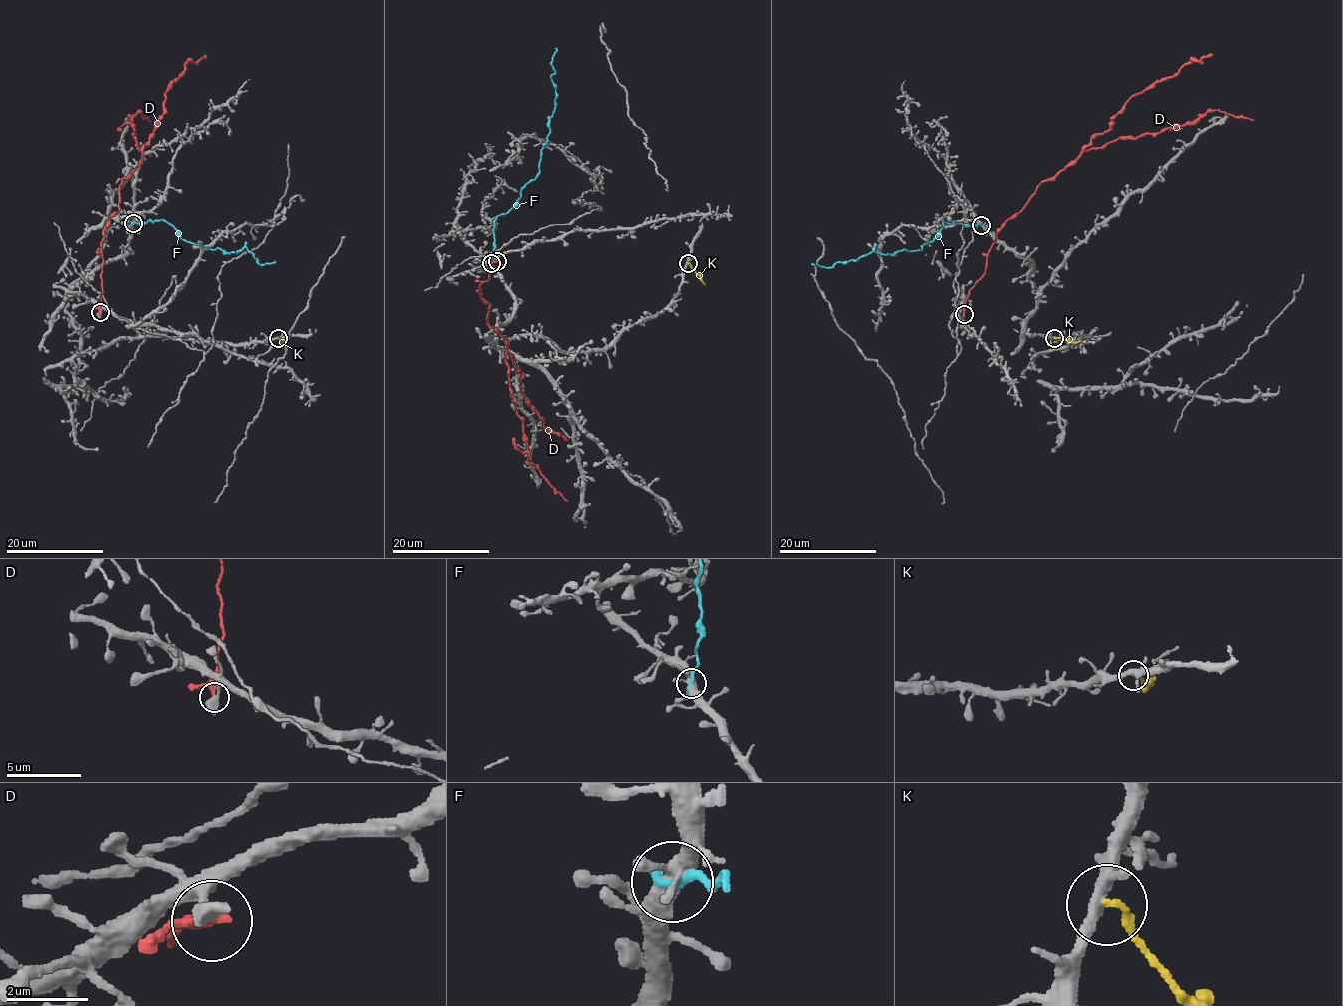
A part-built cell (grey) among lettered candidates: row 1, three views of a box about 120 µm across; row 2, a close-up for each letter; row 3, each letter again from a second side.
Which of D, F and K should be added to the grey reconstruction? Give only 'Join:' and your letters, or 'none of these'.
Join: none of these

